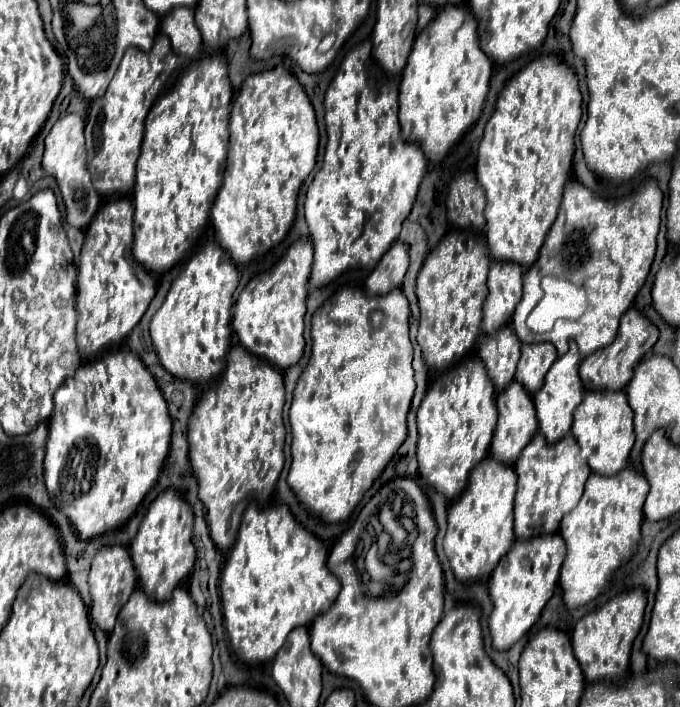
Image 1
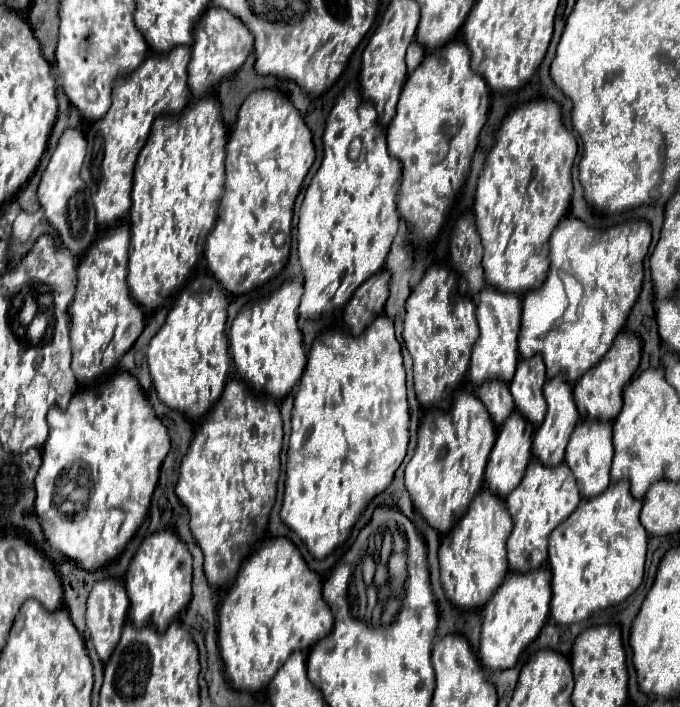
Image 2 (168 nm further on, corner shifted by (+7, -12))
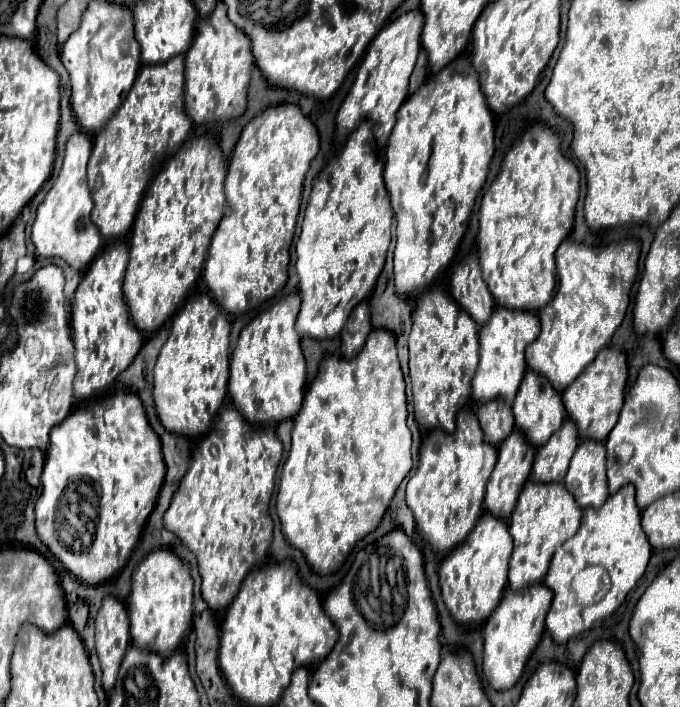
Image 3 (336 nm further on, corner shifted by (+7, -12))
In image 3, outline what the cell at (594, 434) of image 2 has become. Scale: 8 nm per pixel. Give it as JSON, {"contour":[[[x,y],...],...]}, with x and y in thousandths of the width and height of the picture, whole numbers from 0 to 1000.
{"contour":[[[851,625],[837,656],[837,668],[831,673],[831,690],[843,699],[854,719],[881,719],[890,710],[896,696],[887,625]]]}

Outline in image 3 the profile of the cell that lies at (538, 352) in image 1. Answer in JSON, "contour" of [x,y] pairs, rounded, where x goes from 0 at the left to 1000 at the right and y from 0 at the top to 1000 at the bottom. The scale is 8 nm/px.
{"contour":[[[775,523],[754,566],[754,588],[760,594],[760,605],[772,605],[772,611],[778,611],[778,622],[796,631],[813,611],[819,611],[819,605],[825,605],[825,594],[831,594],[834,583],[825,571],[825,557],[810,549],[807,537]]]}

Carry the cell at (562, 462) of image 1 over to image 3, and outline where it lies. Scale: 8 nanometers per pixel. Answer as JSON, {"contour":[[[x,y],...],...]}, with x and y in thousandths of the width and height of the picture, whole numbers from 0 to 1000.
{"contour":[[[778,679],[766,693],[760,719],[749,733],[749,752],[754,761],[754,784],[749,795],[749,832],[772,832],[784,820],[796,820],[807,803],[819,769],[828,769],[851,747],[854,719],[828,685],[804,685]]]}

